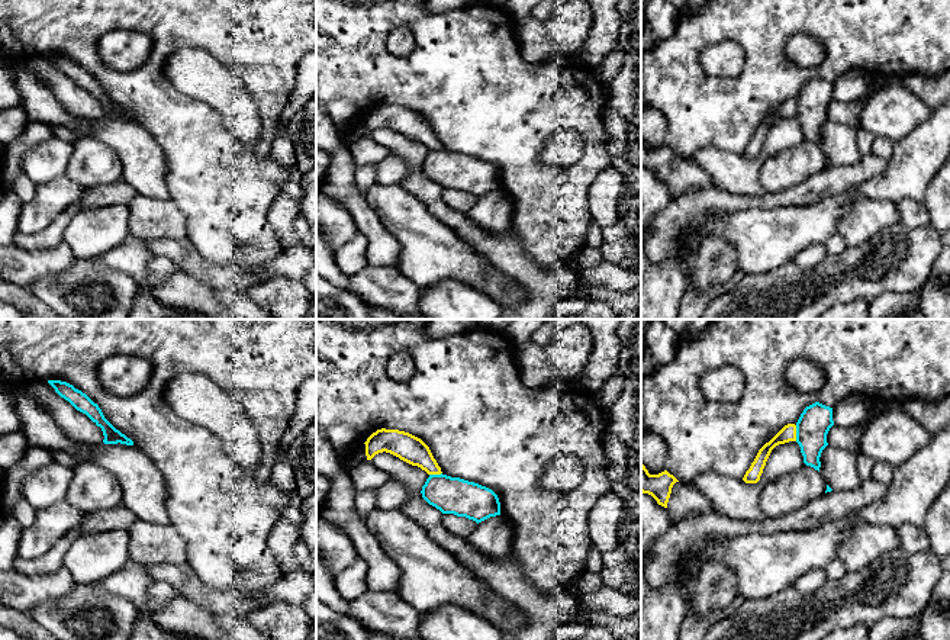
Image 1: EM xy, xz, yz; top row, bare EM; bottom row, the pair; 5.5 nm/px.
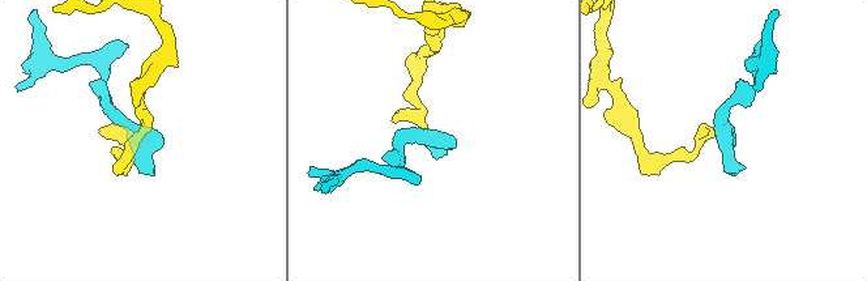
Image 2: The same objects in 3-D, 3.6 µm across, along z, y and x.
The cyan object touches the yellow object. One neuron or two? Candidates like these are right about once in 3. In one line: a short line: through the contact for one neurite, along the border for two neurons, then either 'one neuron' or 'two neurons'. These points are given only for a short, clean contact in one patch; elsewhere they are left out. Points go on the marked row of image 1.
line yz (815, 421), (804, 433), (796, 433), (788, 433); one neuron

